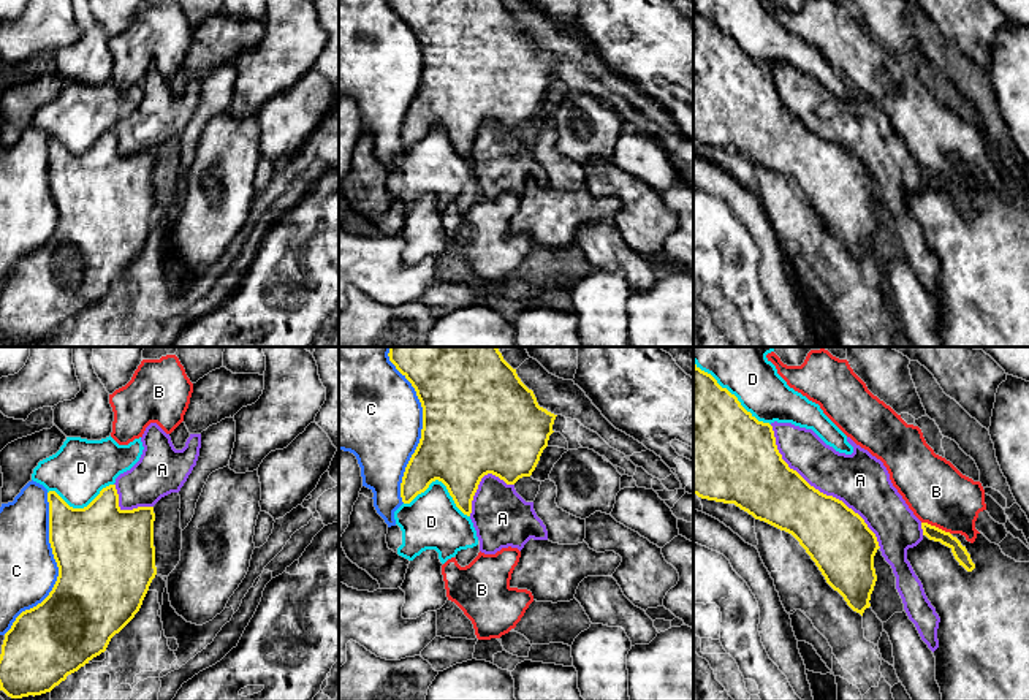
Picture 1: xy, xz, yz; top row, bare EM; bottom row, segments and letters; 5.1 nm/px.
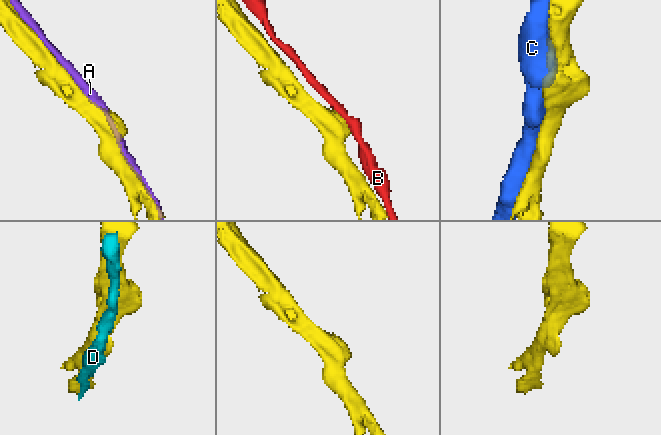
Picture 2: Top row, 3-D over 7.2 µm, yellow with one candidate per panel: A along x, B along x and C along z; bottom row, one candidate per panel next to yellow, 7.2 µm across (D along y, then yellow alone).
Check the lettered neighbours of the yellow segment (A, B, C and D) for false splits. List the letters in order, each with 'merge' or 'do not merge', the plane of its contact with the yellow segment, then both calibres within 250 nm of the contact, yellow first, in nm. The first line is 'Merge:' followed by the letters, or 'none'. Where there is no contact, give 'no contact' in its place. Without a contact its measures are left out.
Merge: none
A: do not merge; contact in yz; calibres 320 and 280 nm
B: do not merge; contact in yz; calibres 70 and 320 nm
C: do not merge; contact in xz; calibres 500 and 460 nm
D: do not merge; contact in yz; calibres 500 and 360 nm

